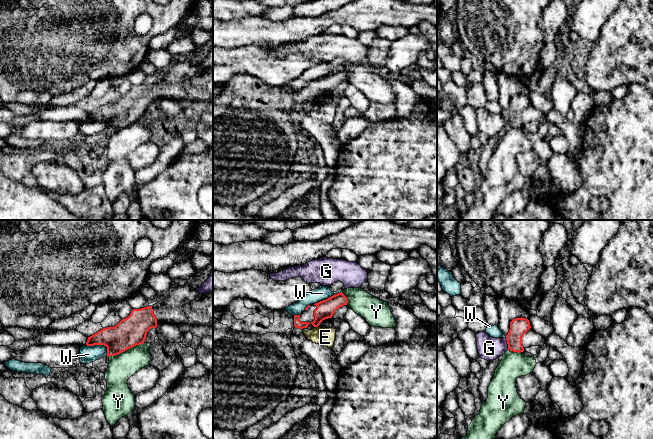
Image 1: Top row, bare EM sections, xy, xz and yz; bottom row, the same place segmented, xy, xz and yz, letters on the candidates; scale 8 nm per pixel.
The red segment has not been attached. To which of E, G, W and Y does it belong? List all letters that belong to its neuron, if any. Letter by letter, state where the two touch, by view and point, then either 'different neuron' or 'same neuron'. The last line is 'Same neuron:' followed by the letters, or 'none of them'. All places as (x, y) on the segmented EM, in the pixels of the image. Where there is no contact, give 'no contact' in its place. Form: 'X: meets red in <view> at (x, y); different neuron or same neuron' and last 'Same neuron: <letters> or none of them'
E: meets red in xz at (316, 326); different neuron
G: meets red in yz at (508, 344); different neuron
W: meets red in xy at (101, 344); different neuron
Y: meets red in xy at (126, 349); different neuron
Same neuron: none of them

